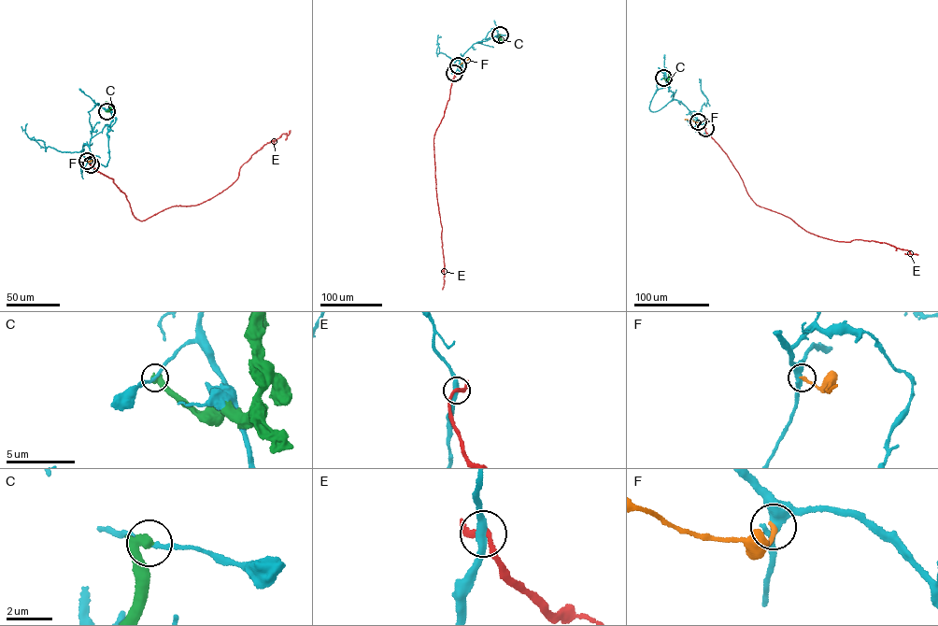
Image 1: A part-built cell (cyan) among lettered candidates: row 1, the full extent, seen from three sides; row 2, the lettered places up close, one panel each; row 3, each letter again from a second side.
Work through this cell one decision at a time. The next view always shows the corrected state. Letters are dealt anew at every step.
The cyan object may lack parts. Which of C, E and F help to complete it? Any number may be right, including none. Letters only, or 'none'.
none

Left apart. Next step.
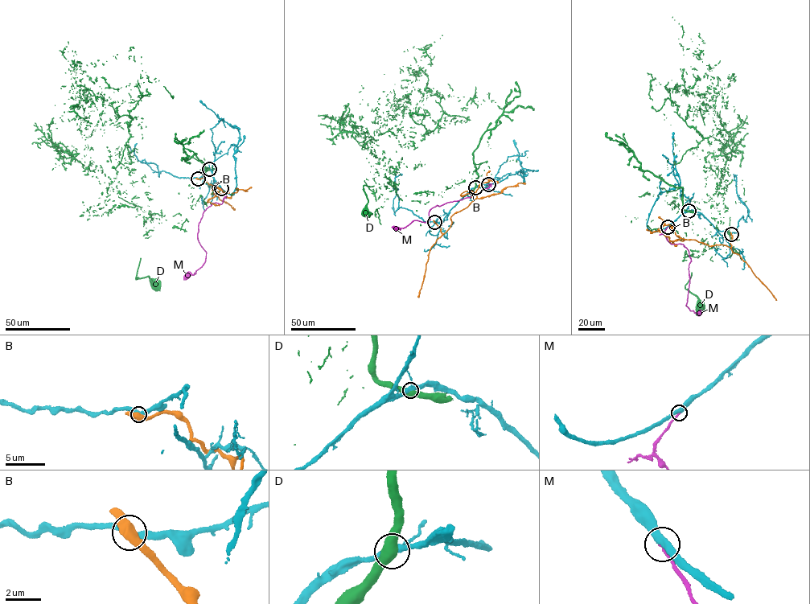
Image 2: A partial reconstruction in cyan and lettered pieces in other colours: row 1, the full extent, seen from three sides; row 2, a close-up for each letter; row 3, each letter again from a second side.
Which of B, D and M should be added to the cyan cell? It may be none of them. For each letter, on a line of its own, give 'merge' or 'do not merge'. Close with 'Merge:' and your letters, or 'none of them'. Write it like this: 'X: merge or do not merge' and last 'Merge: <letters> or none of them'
B: do not merge
D: do not merge
M: merge
Merge: M

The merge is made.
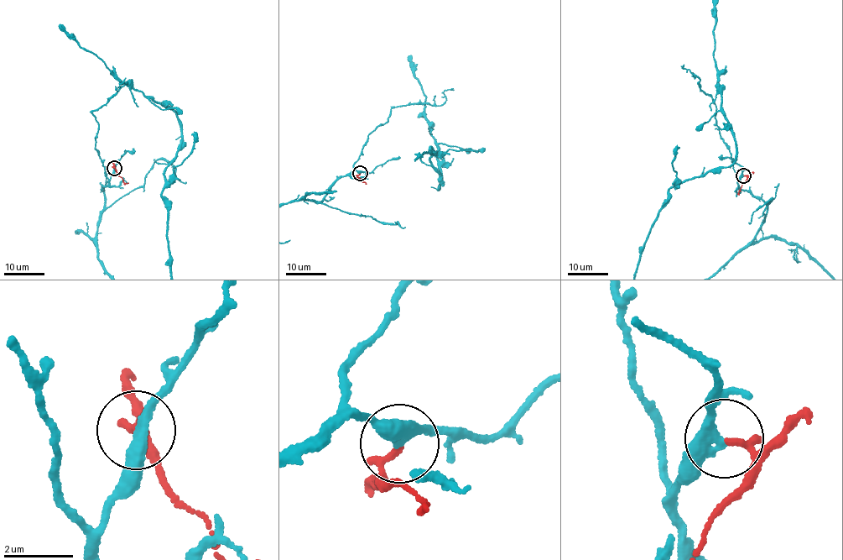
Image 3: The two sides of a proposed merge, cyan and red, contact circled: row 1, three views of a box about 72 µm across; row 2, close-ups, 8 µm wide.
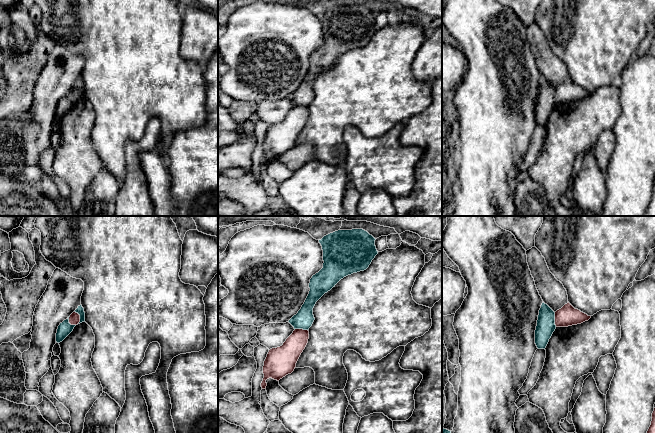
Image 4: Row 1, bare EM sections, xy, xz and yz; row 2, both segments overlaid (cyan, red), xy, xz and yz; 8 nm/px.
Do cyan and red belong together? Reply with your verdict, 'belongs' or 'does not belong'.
does not belong

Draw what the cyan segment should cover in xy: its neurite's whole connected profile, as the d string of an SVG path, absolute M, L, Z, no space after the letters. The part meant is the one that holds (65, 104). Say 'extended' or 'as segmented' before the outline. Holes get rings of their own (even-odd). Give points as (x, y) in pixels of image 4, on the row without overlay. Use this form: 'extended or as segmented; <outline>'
as segmented; M69 93L60 99L56 109L56 118L62 118L73 107L75 102L69 99Z

